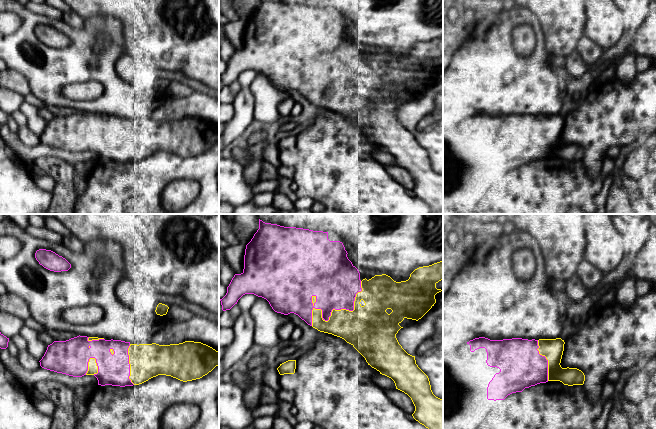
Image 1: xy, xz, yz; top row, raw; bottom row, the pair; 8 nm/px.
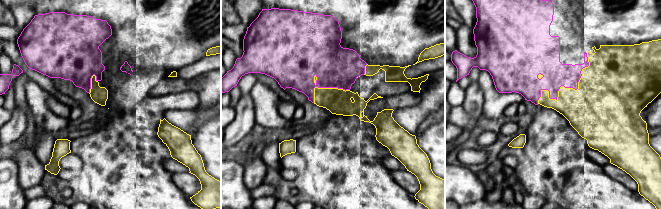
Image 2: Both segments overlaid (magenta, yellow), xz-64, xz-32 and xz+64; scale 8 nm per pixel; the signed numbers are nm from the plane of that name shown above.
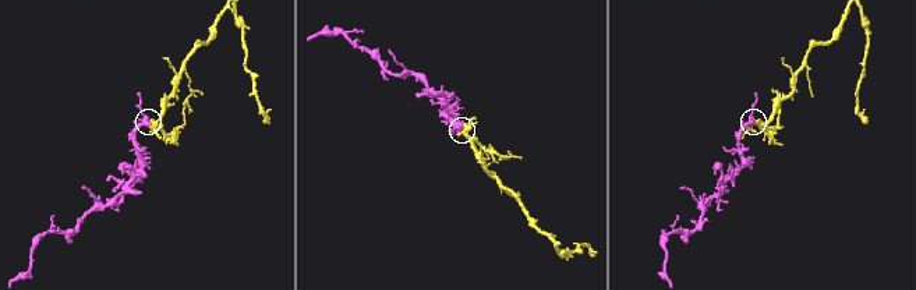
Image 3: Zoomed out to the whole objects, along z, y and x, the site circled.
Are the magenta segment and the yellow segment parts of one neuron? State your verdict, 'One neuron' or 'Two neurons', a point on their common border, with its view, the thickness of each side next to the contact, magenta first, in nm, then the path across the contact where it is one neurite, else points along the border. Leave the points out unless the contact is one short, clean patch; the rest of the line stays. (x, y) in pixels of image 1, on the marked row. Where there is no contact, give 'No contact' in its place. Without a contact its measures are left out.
One neuron. Touches magenta at xz (334, 308). Thickness 400 nm (magenta) against 280 nm

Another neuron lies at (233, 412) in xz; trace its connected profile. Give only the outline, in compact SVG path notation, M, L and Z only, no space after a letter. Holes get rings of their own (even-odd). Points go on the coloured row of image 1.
M235 382L219 383L219 428L244 429L253 420L254 409L246 405L244 389Z

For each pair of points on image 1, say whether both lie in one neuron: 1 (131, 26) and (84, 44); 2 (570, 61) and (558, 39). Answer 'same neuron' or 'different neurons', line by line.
1: different neurons
2: different neurons

